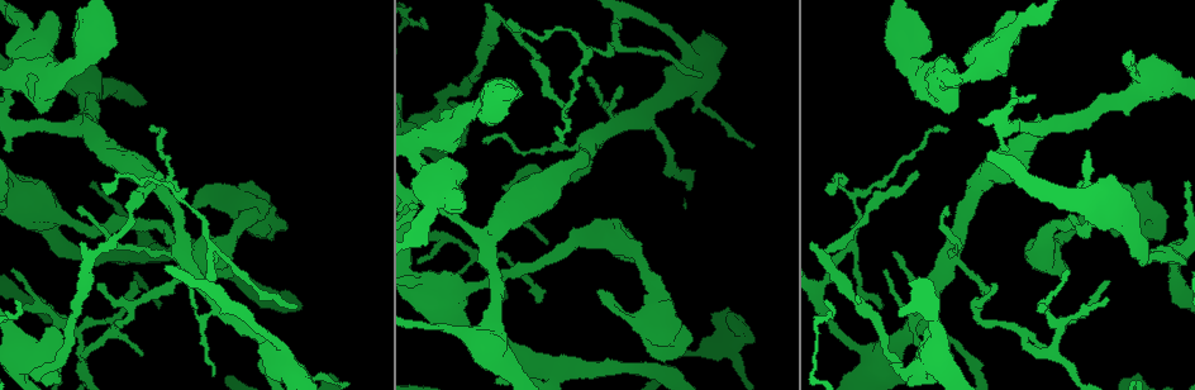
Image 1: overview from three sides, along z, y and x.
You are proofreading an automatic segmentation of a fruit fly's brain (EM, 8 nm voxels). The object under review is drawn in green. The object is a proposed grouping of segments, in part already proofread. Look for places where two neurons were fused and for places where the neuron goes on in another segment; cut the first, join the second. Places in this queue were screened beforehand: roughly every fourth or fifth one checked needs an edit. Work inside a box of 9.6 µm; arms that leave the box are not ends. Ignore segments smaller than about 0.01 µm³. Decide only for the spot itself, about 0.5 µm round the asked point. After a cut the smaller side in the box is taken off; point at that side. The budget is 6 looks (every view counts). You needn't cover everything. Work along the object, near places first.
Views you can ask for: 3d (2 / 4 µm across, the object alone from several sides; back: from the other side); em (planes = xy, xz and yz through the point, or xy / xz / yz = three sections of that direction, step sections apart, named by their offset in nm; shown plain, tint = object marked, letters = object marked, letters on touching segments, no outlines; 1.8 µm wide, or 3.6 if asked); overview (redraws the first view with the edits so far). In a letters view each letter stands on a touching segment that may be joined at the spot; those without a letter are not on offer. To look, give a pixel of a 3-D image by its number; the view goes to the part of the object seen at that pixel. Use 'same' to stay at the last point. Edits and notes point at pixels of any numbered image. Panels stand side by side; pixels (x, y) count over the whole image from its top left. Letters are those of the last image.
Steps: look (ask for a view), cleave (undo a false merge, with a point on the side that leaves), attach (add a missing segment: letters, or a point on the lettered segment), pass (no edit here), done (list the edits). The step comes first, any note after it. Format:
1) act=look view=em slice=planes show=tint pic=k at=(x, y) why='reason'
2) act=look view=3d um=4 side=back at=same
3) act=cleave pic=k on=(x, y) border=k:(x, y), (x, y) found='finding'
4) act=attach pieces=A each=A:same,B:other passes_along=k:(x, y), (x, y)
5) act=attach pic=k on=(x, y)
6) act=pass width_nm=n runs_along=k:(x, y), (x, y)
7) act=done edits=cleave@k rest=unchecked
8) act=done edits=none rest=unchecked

act=look view=em slice=xz step=4 show=letters pic=1 at=(918, 39) why='abrupt turn'

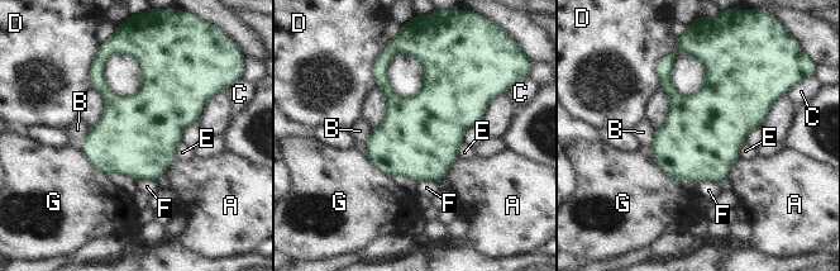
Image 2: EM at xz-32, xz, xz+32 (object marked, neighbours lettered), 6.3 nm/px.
act=look view=em slice=planes show=letters at=same

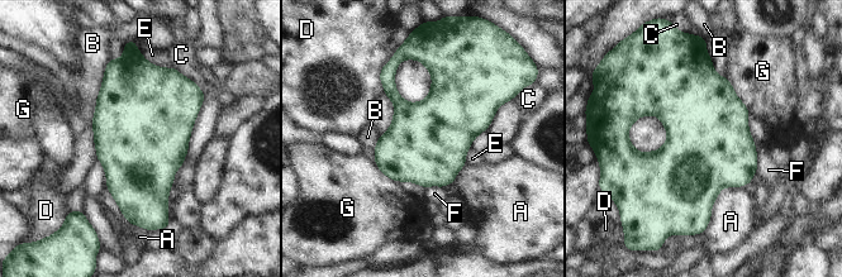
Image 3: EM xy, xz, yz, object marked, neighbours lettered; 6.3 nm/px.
act=pass longest_contact=B:650nm each=A:other,B:other,C:other,D:other,E:other,F:other,G:other border=3:(139, 53), (155, 65), (171, 67) found='one neuron here'

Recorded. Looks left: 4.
act=look view=em slice=xy step=8 show=plain pic=1 at=(1062, 332) why='four arms meet'

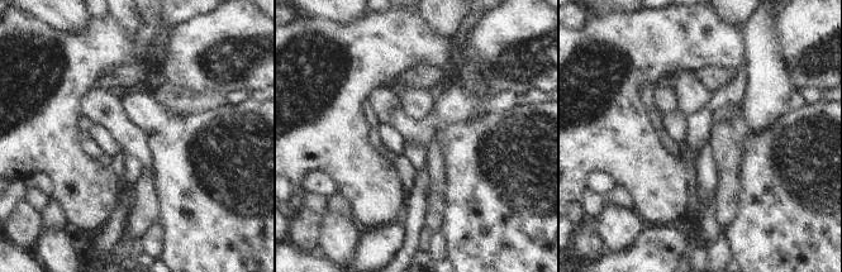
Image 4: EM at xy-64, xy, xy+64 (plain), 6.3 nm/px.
act=look view=em slice=xy step=8 show=tint at=same

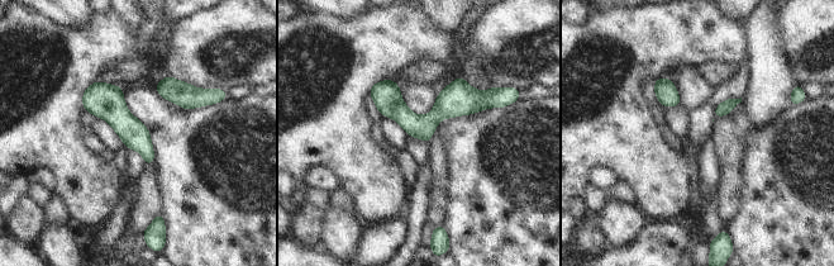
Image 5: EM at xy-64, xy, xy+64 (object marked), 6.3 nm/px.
act=look view=em slice=xy step=8 show=letters at=same why='what lies round it'

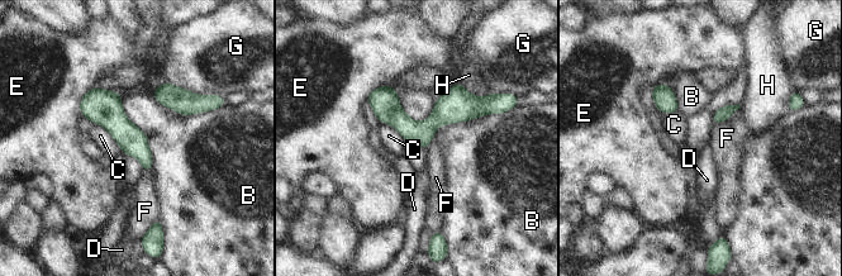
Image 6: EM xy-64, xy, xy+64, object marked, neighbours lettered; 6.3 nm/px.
act=pass width_nm=30 each=B:other,C:other,D:other,E:other,F:other,G:other,H:other found='all the same neuron'

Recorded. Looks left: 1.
act=look view=em slice=planes show=letters pic=1 at=(135, 281) why='free end'

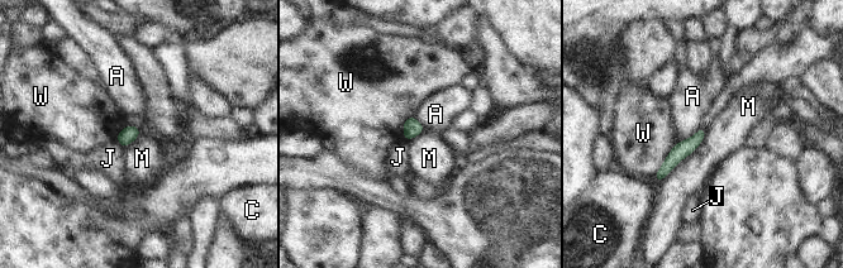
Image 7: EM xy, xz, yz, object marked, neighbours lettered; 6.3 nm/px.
act=pass width_nm=90 each=A:other,C:other,J:other,M:other,W:other border=7:(706, 128), (700, 144), (658, 183) found='none of them fits'

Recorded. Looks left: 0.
act=done edits=none rest=unchecked

